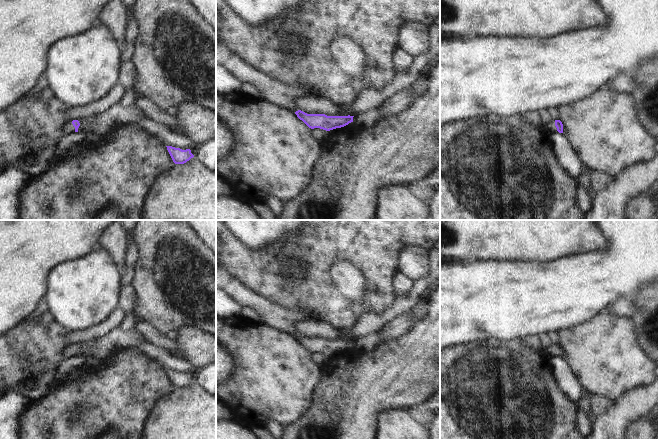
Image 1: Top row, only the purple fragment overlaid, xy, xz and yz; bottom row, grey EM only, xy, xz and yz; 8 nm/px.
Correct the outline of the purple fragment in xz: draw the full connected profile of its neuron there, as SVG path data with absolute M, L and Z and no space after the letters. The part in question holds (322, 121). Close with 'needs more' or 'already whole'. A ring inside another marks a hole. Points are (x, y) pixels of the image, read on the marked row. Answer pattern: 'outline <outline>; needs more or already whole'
outline M216 38L216 63L223 65L241 81L250 82L258 87L261 100L270 102L295 113L309 128L330 131L353 122L354 116L327 116L325 114L307 114L294 106L294 100L314 94L314 89L307 83L295 86L274 80L244 62L238 55L224 46Z; needs more

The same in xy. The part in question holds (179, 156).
outline M172 146L166 147L175 164L184 164L194 157L190 149L182 150L180 148L175 148Z; already whole

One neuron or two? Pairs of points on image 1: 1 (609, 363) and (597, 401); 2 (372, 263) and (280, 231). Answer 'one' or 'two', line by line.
1: two
2: two

